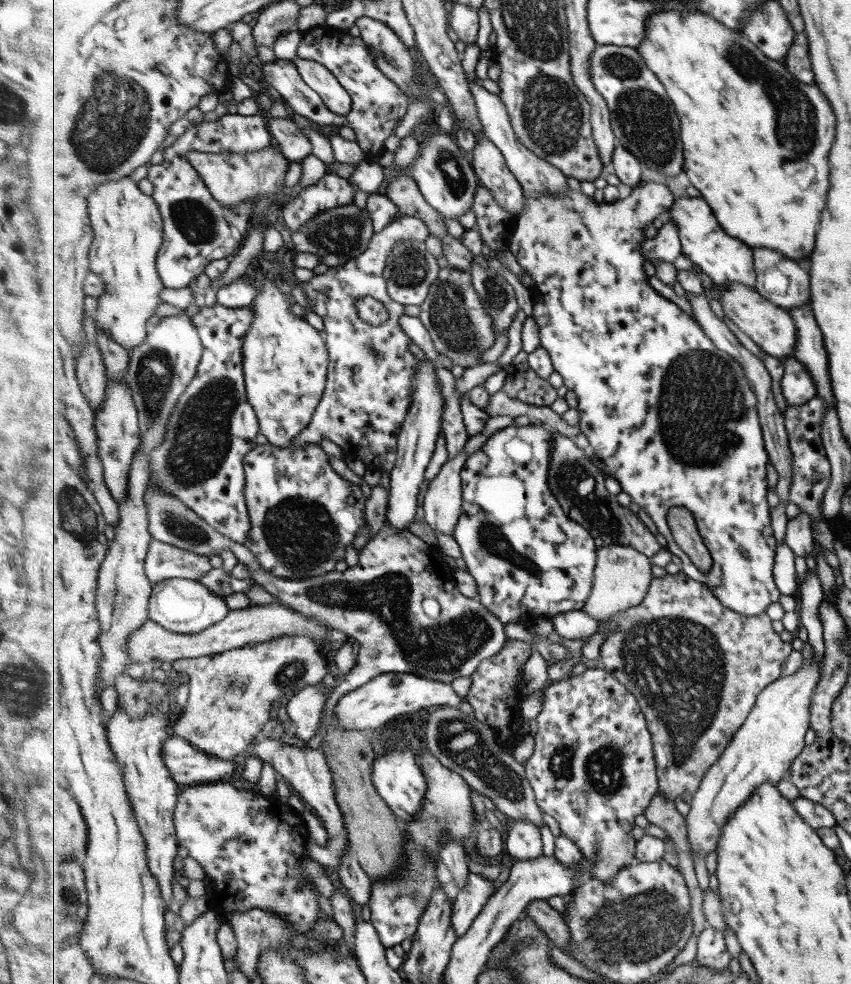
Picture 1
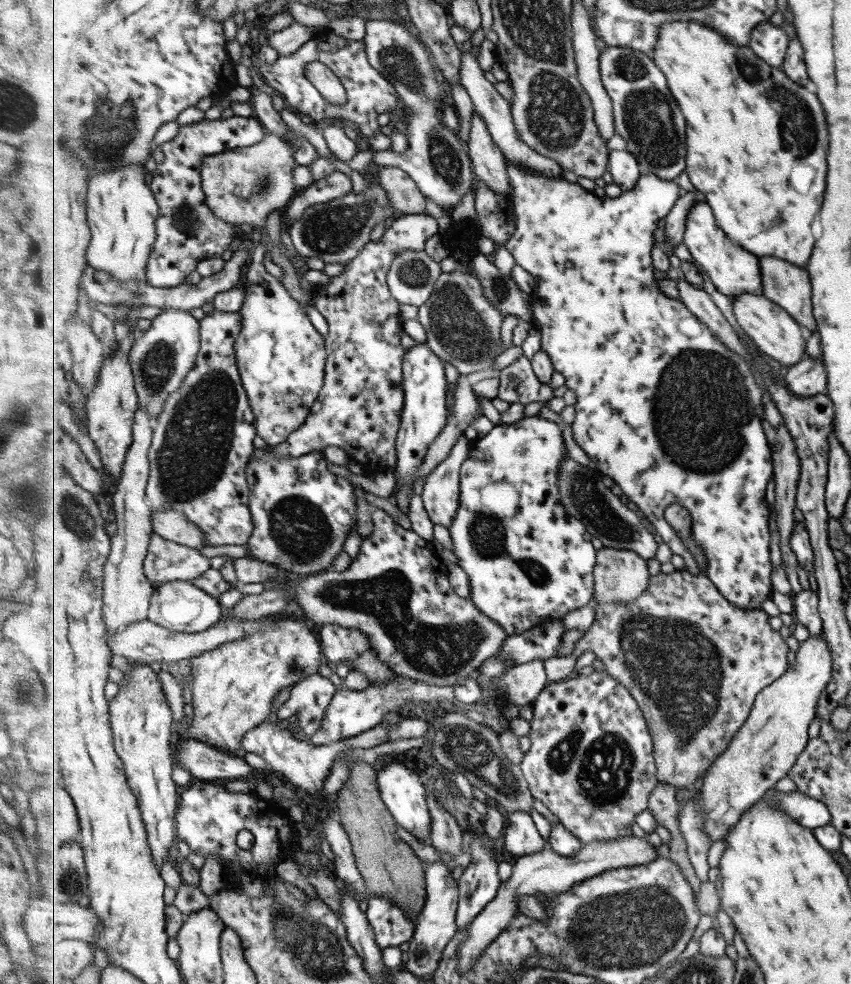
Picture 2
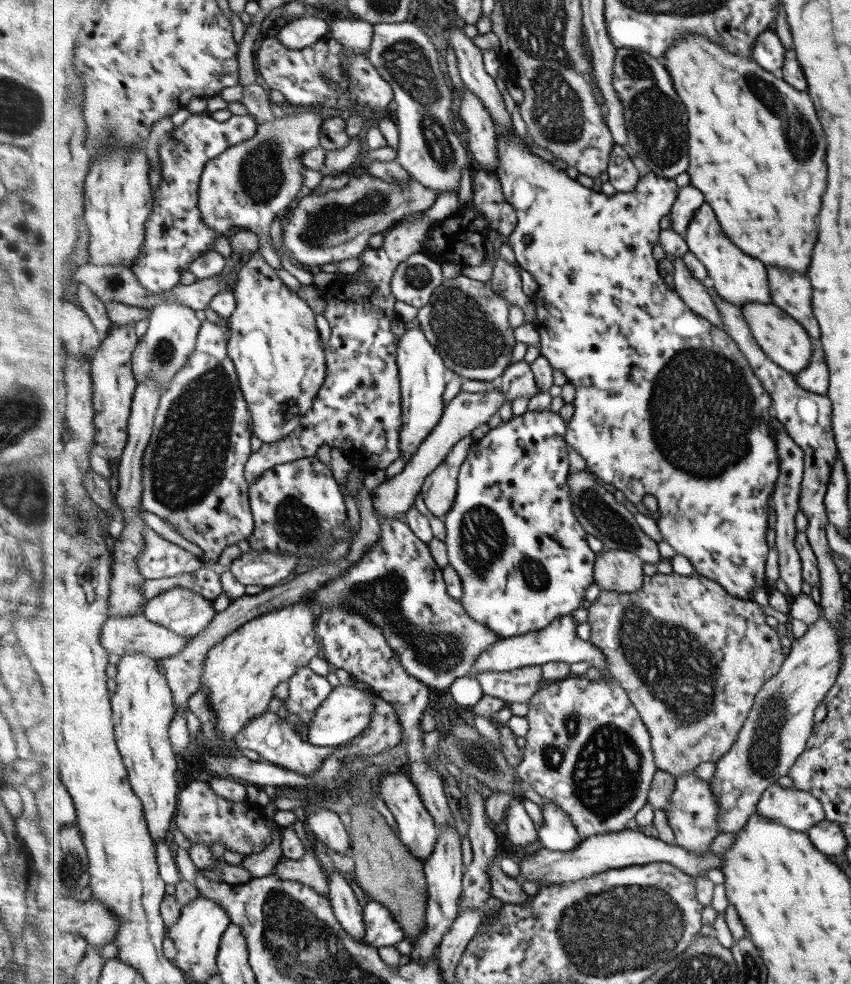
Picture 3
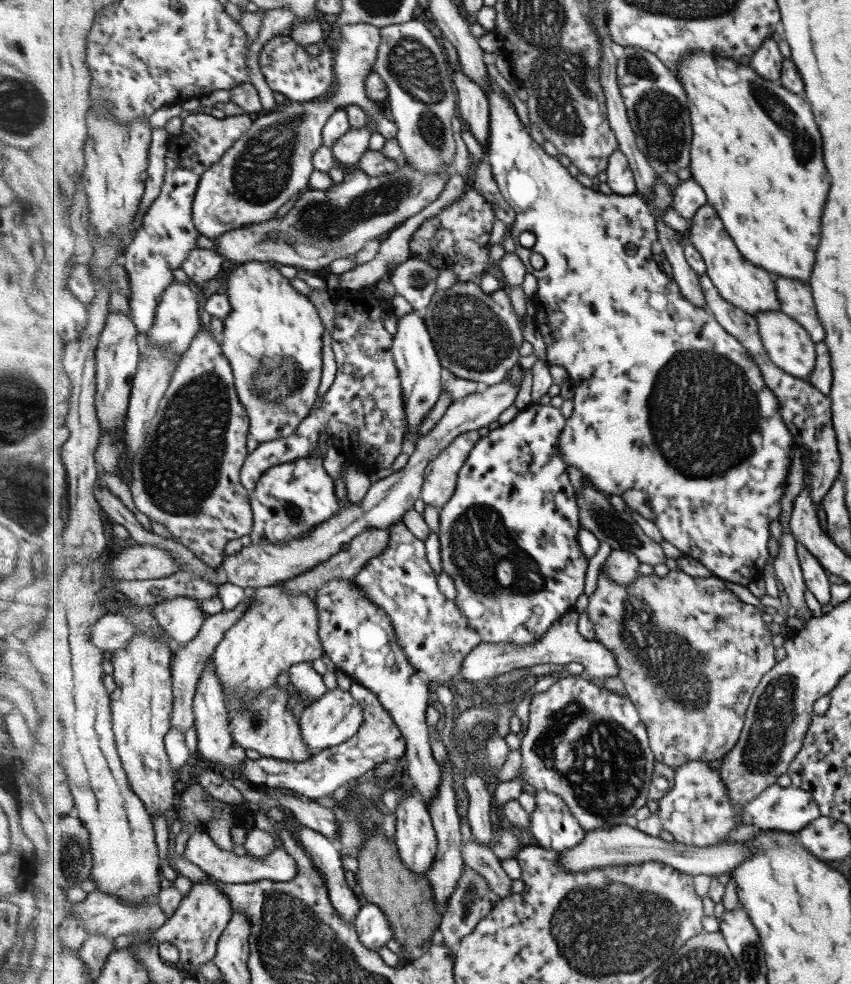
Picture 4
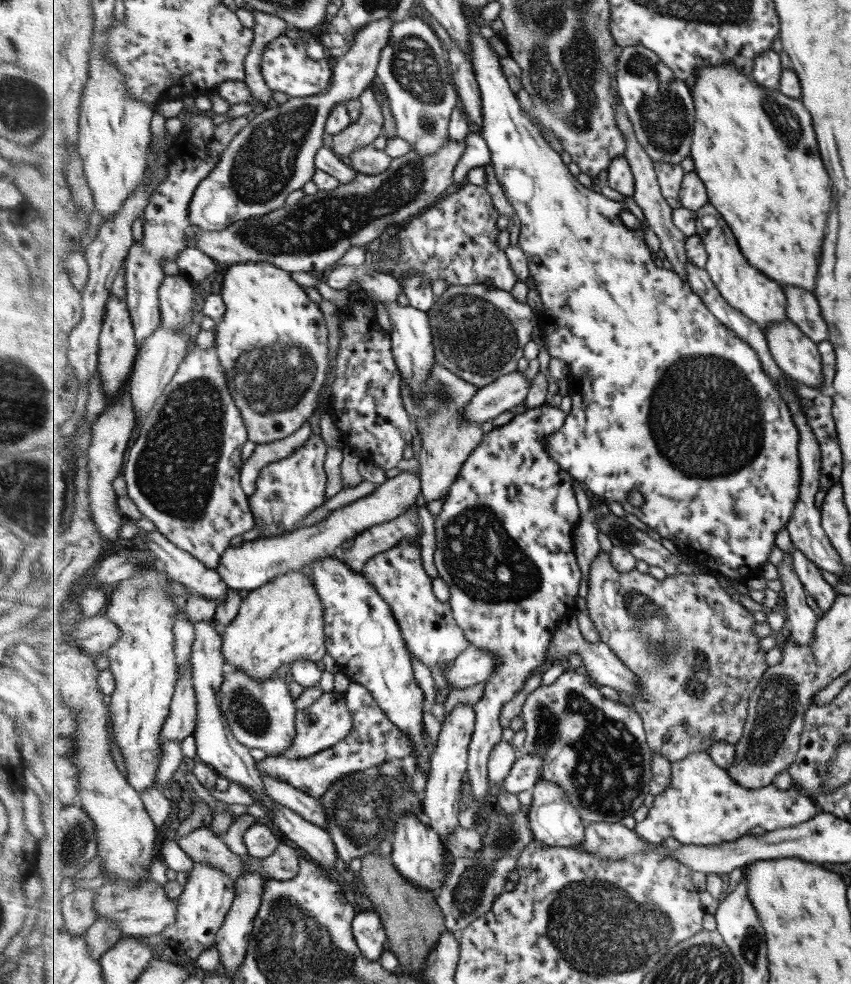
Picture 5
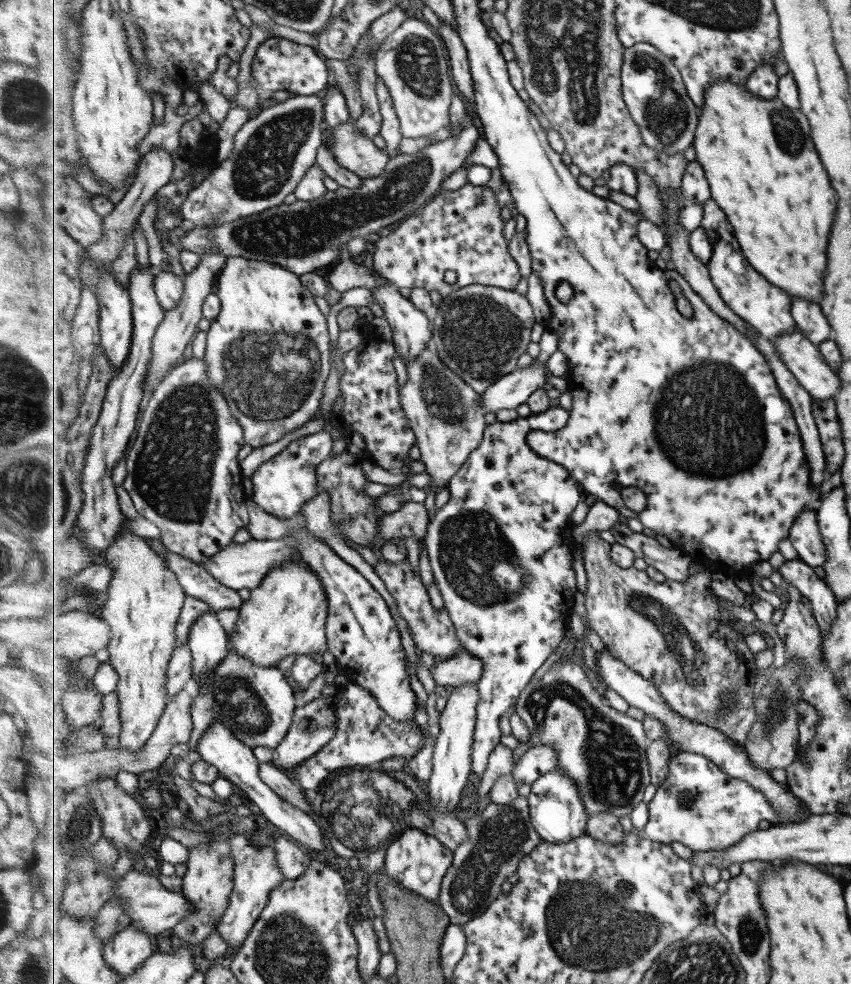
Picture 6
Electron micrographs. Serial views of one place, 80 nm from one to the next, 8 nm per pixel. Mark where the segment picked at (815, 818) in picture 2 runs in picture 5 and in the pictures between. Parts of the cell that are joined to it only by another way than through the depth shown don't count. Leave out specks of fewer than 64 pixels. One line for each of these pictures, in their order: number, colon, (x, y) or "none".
3: (797, 809)
4: (698, 811)
5: (703, 806)

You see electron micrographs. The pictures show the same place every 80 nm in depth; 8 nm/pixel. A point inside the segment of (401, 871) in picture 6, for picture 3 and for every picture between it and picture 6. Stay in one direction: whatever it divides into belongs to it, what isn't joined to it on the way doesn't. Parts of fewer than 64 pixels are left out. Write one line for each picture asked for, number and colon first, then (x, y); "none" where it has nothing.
3: (416, 826)
4: (416, 837)
5: (419, 853)

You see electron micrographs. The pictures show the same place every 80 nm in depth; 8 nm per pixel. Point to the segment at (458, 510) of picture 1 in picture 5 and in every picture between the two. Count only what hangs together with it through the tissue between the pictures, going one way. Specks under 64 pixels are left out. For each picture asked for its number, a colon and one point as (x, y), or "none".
2: (441, 492)
3: (440, 489)
4: (440, 483)
5: (448, 439)

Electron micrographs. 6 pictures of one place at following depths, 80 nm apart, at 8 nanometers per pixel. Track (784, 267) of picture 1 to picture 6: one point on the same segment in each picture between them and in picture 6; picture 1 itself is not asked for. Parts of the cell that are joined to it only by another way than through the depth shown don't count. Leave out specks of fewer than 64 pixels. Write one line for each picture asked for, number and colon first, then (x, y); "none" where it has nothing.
2: (789, 286)
3: (791, 292)
4: (795, 296)
5: (802, 309)
6: (809, 319)

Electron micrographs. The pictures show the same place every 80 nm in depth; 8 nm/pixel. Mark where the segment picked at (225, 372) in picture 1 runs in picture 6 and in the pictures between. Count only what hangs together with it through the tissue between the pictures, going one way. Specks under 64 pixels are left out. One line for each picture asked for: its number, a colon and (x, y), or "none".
2: (201, 447)
3: (195, 478)
4: (187, 476)
5: (183, 471)
6: (183, 475)

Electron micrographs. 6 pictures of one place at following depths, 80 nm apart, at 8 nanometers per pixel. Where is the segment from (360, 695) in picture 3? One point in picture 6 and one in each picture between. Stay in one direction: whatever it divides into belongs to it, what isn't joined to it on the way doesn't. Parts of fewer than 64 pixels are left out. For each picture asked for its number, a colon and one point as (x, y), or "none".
4: (333, 719)
5: (325, 723)
6: (315, 724)

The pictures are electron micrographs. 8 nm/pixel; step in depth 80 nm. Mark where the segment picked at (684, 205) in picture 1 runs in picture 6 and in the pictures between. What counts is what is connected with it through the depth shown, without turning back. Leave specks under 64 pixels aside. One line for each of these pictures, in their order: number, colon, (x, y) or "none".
2: (734, 271)
3: (739, 278)
4: (741, 282)
5: (746, 288)
6: (767, 308)

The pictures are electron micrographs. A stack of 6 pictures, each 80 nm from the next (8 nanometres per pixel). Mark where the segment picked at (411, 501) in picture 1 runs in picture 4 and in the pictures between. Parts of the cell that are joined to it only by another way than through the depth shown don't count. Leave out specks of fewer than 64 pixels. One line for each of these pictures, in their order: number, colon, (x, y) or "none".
2: (424, 417)
3: (422, 368)
4: (417, 358)

